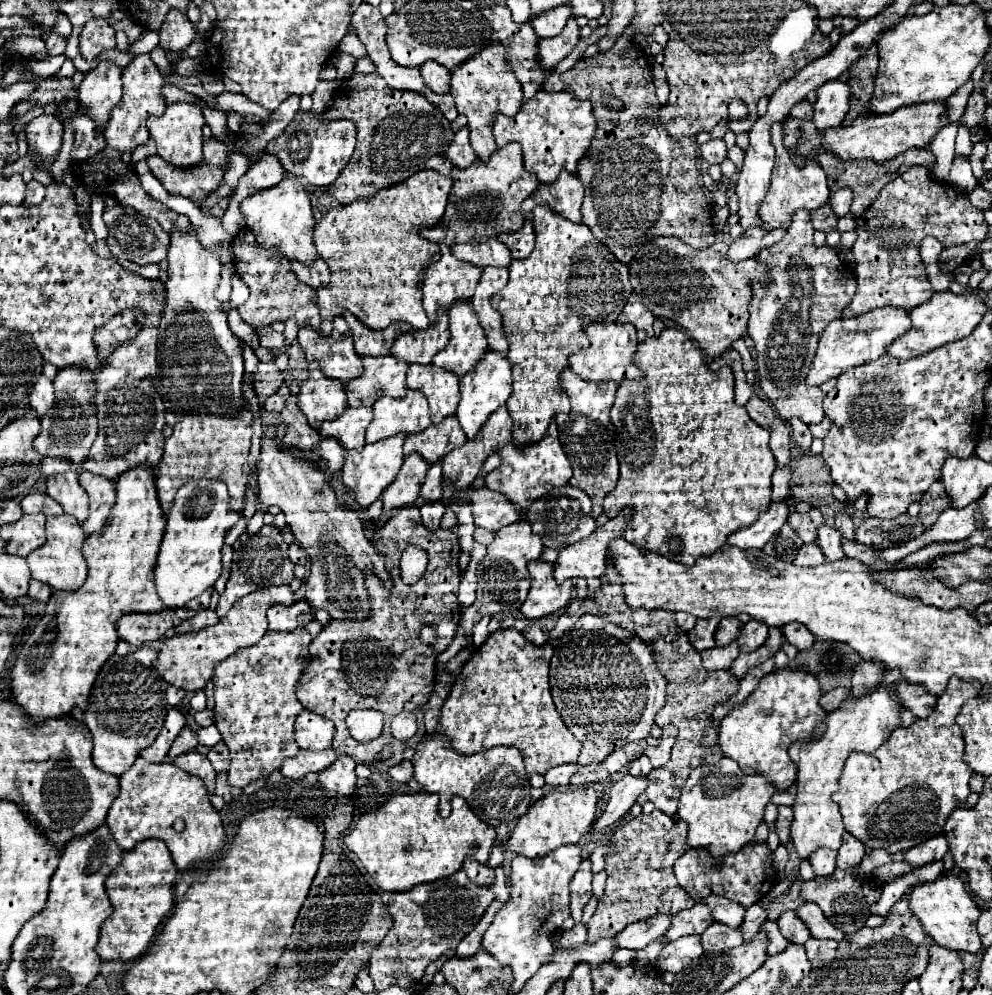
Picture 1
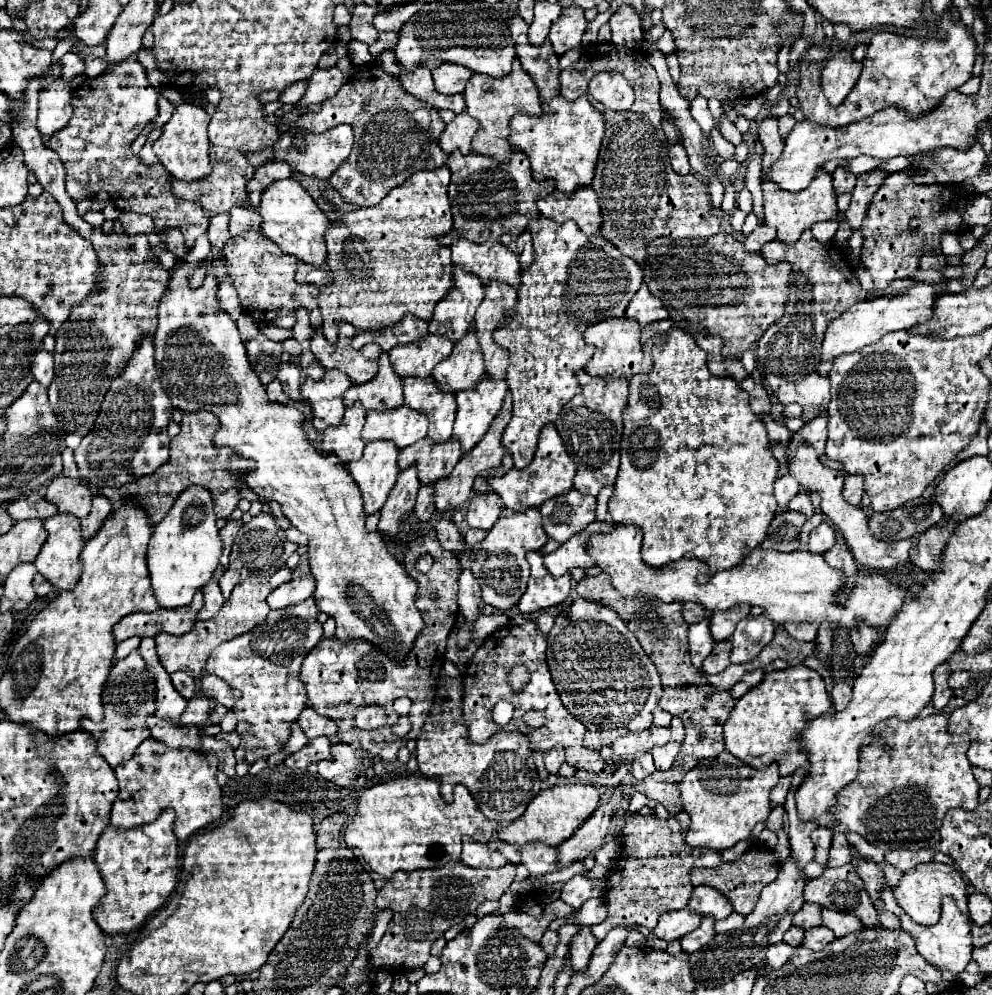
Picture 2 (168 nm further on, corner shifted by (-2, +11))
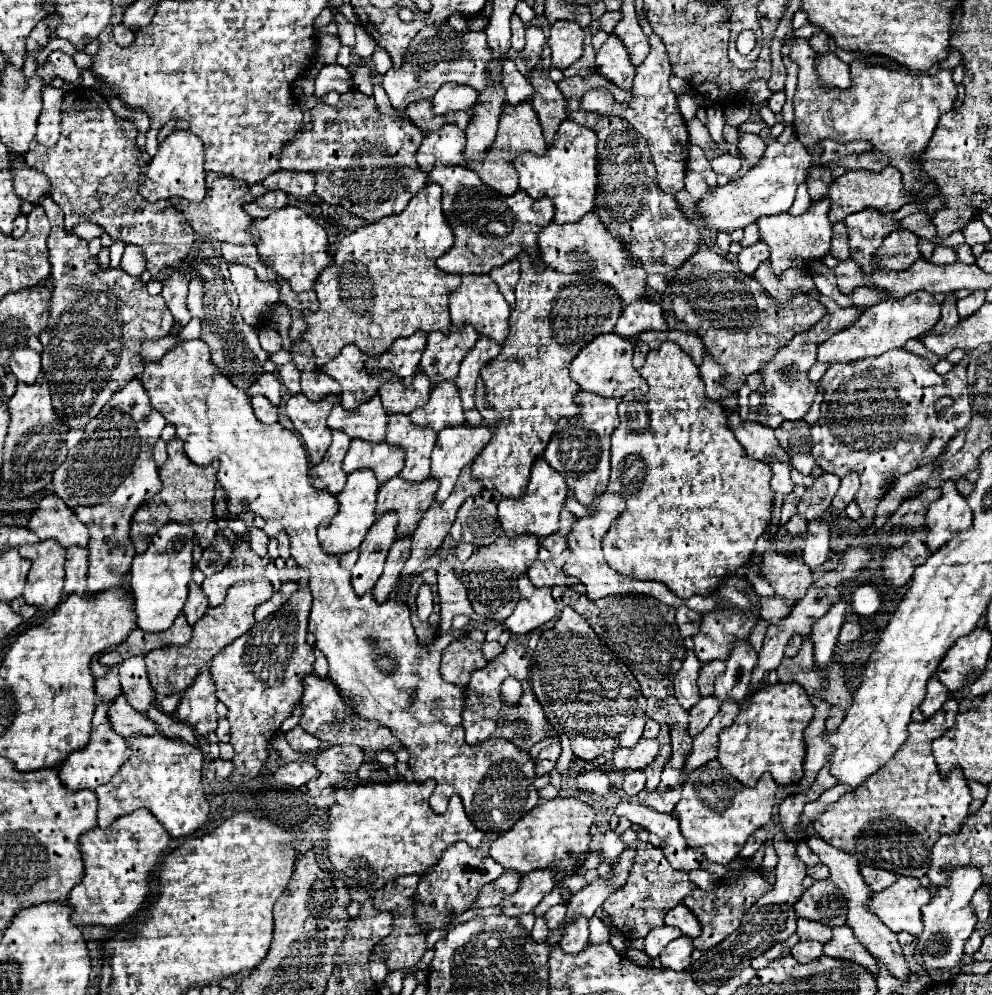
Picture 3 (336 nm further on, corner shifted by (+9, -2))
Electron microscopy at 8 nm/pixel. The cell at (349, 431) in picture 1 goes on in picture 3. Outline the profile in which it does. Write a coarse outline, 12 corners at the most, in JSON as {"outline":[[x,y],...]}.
{"outline":[[333,430],[333,442],[321,464],[309,468],[315,488],[343,490],[345,452],[351,438]]}

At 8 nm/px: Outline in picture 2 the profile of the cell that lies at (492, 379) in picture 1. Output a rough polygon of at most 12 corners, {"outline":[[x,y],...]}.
{"outline":[[488,375],[456,395],[462,455],[490,429],[508,391]]}

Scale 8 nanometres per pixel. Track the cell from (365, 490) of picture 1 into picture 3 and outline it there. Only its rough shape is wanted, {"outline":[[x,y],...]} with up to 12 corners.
{"outline":[[349,474],[339,512],[321,528],[331,554],[357,548],[375,522],[377,478]]}

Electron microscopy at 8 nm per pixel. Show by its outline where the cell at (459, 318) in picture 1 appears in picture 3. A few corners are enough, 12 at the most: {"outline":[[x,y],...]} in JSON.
{"outline":[[437,384],[411,412],[419,426],[465,422],[457,384]]}

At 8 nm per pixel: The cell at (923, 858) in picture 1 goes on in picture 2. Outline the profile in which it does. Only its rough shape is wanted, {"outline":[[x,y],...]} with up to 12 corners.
{"outline":[[934,851],[886,853],[884,861],[904,873],[930,863]]}

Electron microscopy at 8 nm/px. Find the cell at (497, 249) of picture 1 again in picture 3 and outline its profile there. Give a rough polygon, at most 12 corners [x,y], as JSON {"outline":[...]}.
{"outline":[[461,274],[449,294],[453,328],[503,344],[509,304],[489,274]]}

